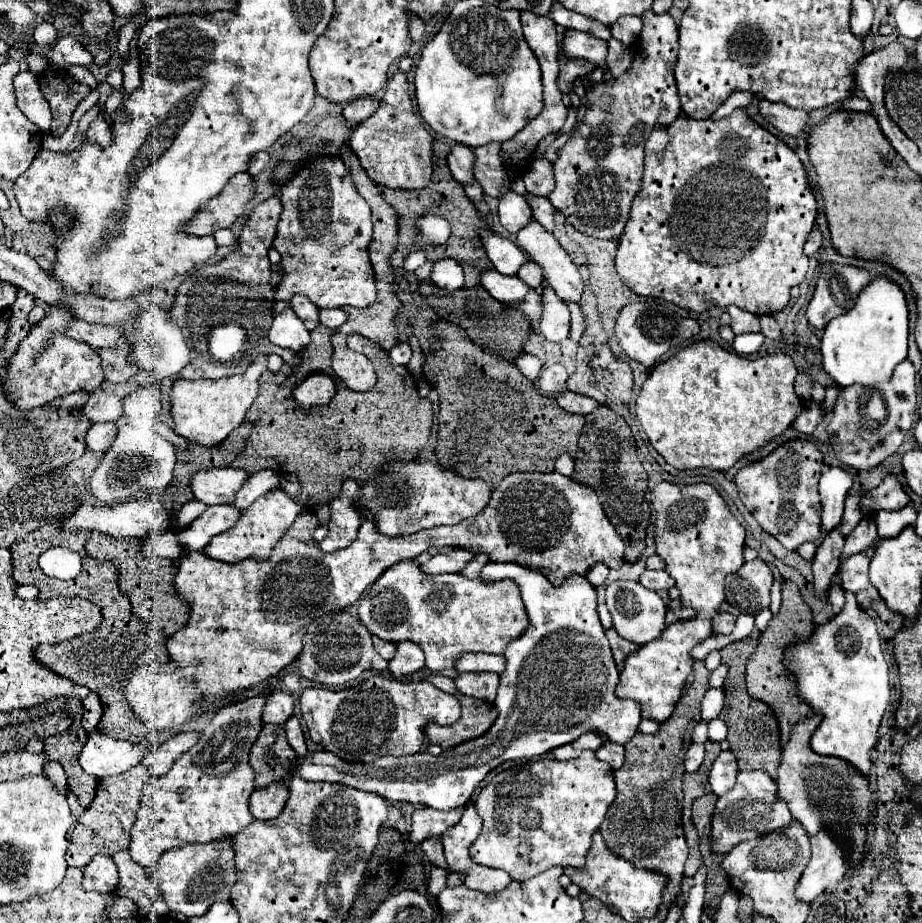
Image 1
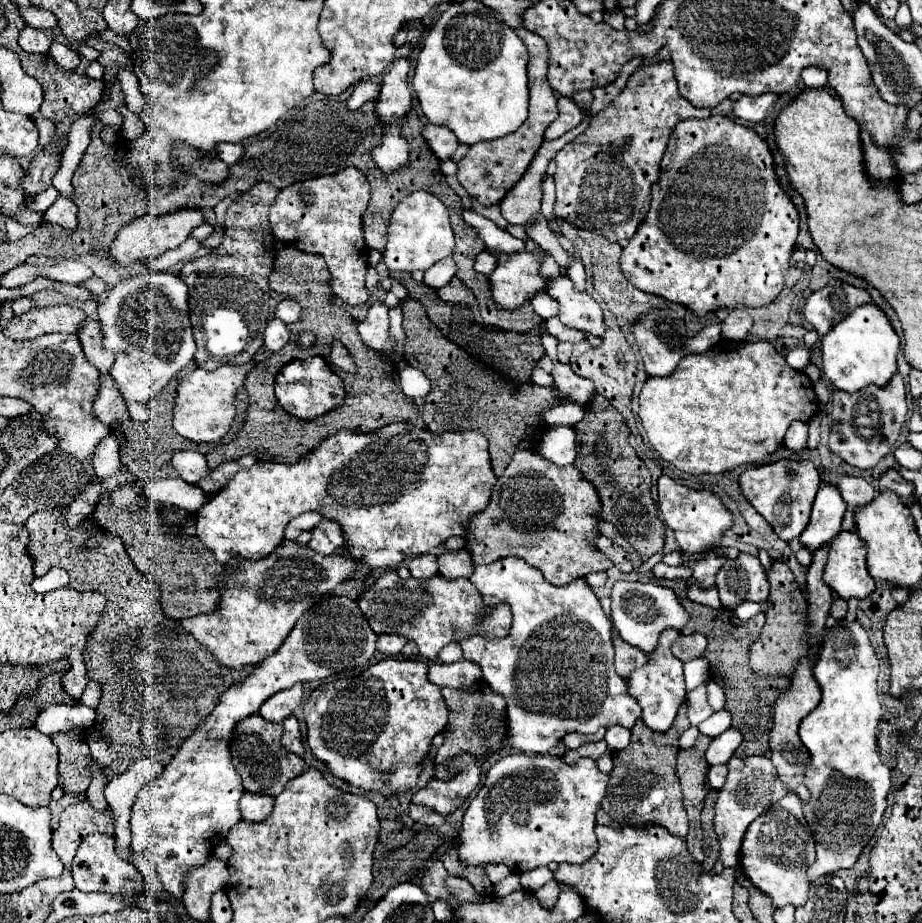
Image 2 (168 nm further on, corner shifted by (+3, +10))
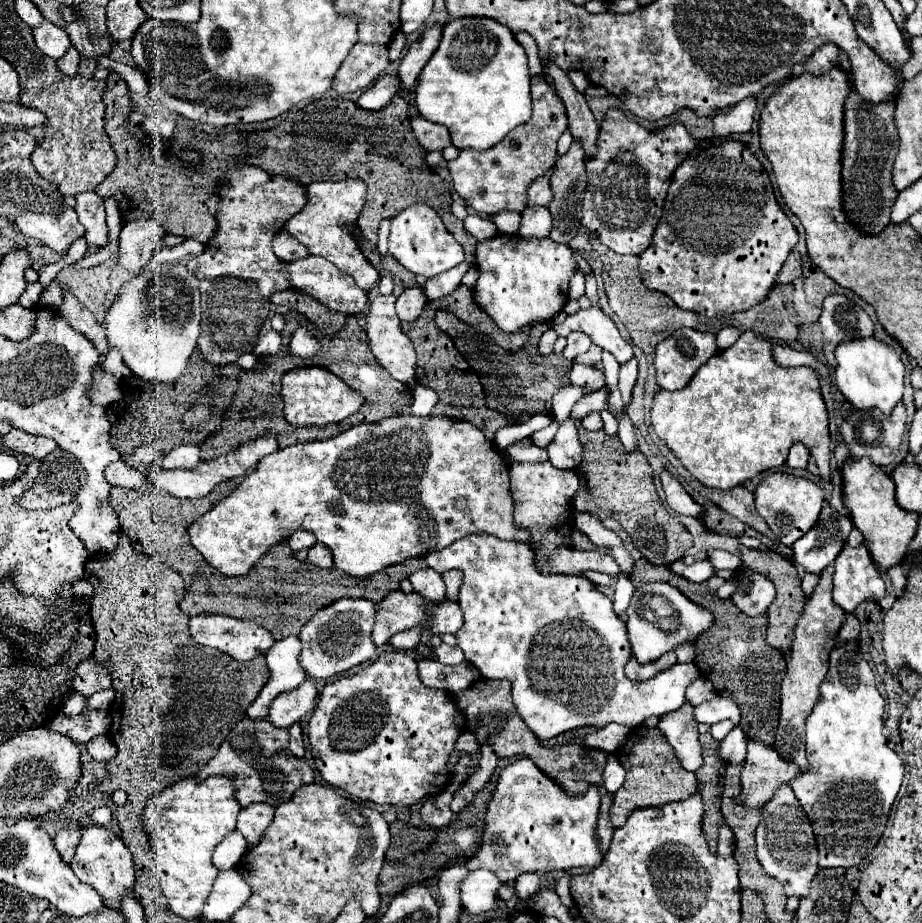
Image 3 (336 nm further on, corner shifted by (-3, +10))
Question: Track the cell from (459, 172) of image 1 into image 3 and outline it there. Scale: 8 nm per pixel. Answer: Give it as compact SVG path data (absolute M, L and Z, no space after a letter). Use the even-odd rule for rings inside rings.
M418 114L410 116L410 124L412 124L412 130L414 130L418 142L420 142L426 150L444 150L446 146L450 146L448 130L446 130L442 124L424 120L424 118L418 116Z

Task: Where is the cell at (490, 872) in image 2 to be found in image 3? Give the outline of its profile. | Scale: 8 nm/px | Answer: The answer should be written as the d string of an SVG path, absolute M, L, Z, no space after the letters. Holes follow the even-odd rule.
M526 872L526 874L518 876L518 880L516 880L516 894L518 894L522 900L528 900L528 898L534 896L538 890L540 890L540 878L538 878L538 874Z

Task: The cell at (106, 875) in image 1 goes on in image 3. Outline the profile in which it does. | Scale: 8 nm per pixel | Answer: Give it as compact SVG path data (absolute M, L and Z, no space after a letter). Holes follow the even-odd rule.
M82 826L80 828L80 844L76 848L76 854L70 862L74 874L90 884L94 890L98 890L98 894L106 900L108 906L118 906L120 898L134 890L134 860L132 860L132 854L130 850L122 844L122 840L108 828L104 826Z

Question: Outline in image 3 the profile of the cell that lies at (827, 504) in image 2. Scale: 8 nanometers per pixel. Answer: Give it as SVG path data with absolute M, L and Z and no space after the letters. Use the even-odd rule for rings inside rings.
M824 504L816 526L796 540L796 544L792 544L792 564L800 566L804 572L820 574L836 560L850 530L850 518L840 516L836 510Z

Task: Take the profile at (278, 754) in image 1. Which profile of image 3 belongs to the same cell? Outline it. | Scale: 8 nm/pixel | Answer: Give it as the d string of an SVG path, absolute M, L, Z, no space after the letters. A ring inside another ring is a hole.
M244 718L236 728L226 736L218 754L196 774L196 780L206 780L208 776L230 776L236 784L236 800L240 808L264 802L278 806L288 802L296 788L314 782L314 772L304 760L294 758L288 750L288 730L274 728L268 720Z

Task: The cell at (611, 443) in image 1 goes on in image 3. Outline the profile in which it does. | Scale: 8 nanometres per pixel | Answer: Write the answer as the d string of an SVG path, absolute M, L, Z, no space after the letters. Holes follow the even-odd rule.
M604 430L580 432L584 444L584 460L576 468L580 488L572 500L576 512L592 512L598 518L614 518L630 534L634 546L644 554L644 558L654 566L668 566L684 556L692 548L692 536L684 524L668 512L660 502L652 468L640 450L628 454L618 436L610 438Z

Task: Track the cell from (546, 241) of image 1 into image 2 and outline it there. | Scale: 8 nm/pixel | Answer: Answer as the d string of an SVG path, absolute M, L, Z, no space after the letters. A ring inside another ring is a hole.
M568 276L552 278L548 282L548 294L560 304L558 316L562 324L576 330L586 330L594 336L604 334L606 326L602 320L600 304L588 292L578 292Z

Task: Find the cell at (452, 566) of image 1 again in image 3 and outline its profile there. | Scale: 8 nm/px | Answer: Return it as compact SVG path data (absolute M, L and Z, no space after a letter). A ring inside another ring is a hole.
M424 568L424 570L418 570L414 572L410 578L412 582L412 588L424 596L424 600L428 602L442 602L446 596L446 588L444 588L444 580L438 572L434 572L432 568Z

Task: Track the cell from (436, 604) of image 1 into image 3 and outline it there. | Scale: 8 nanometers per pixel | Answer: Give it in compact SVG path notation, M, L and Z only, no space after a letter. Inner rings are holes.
M402 590L388 594L380 604L380 610L376 614L376 622L374 622L374 630L372 630L372 642L376 646L384 646L388 644L388 640L396 634L402 632L406 628L412 628L416 624L424 624L424 632L422 632L422 644L428 644L432 638L430 626L428 626L428 618L424 614L424 608L428 606L426 600L416 594L404 594Z

